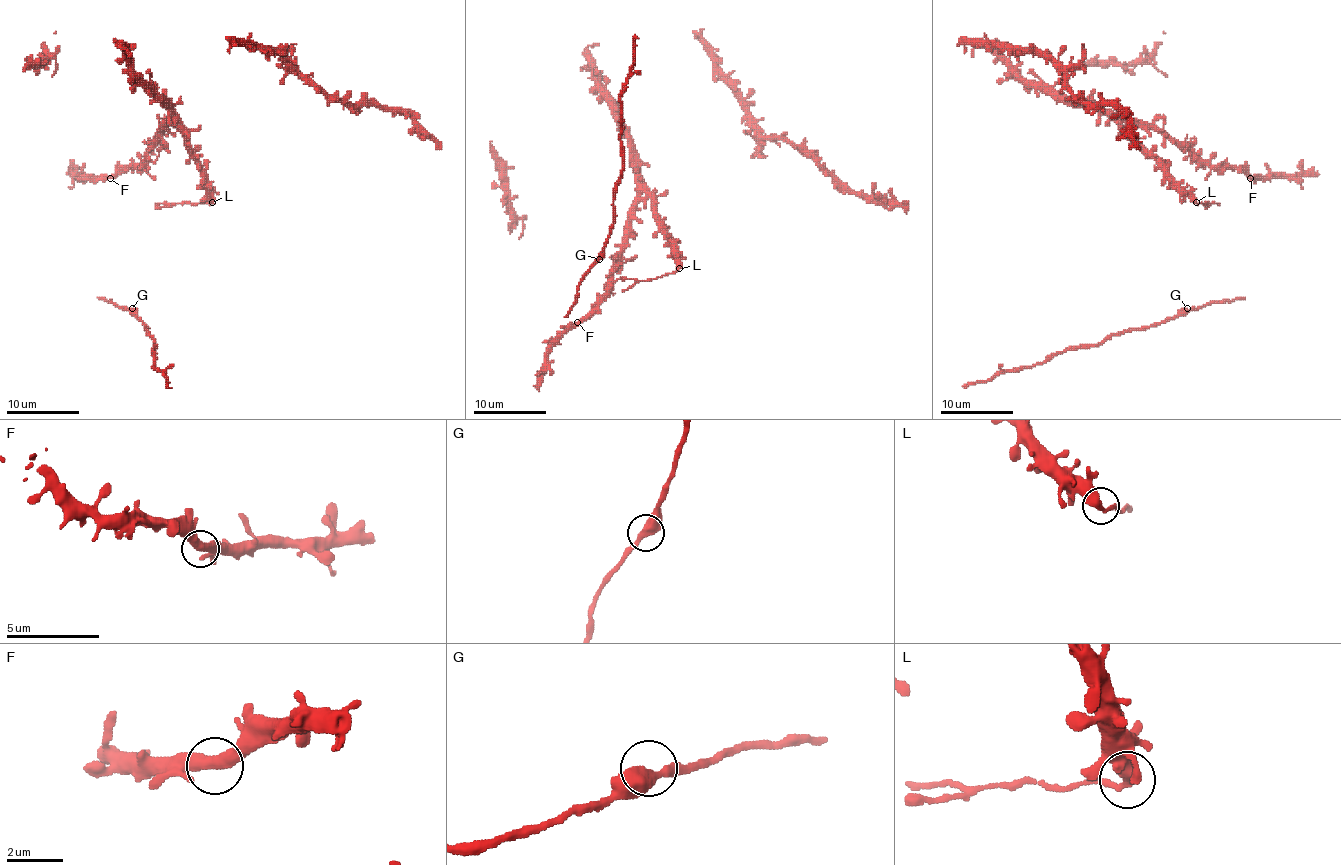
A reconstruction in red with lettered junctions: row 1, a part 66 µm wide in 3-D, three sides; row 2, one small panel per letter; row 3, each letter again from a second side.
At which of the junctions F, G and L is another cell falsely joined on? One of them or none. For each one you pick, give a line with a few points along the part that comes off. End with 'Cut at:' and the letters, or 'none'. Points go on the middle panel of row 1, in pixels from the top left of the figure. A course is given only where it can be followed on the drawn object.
L: course (678, 268), (655, 279), (637, 281), (622, 291)
Cut at: L

